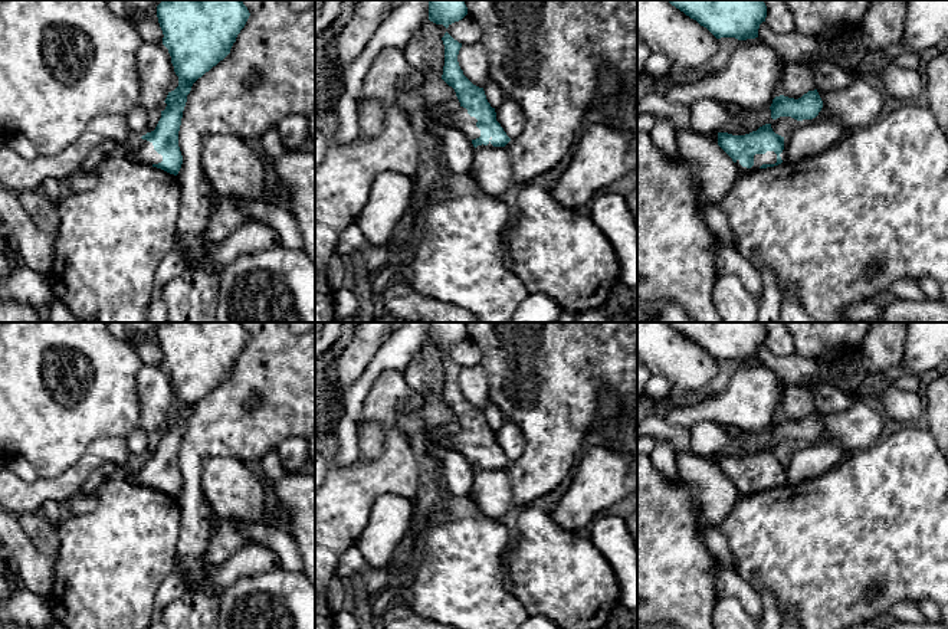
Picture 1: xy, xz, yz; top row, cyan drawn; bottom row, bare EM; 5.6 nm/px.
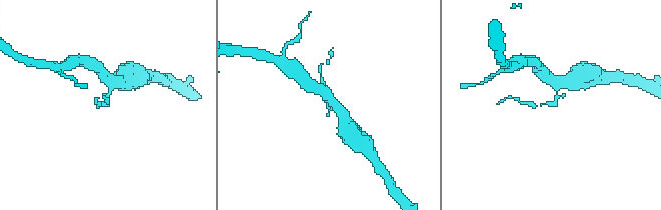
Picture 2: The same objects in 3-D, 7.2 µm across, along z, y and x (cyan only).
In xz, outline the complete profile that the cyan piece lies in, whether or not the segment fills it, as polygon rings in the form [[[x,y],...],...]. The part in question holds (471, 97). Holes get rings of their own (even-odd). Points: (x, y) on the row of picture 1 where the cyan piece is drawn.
[[[447,32],[442,40],[445,45],[442,79],[455,89],[460,105],[446,112],[440,109],[440,102],[432,104],[427,105],[427,112],[440,124],[463,131],[476,150],[491,145],[505,147],[511,138],[496,121],[495,108],[488,102],[483,88],[473,85],[459,66],[457,55],[462,43]]]

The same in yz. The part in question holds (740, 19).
[[[667,0],[716,39],[738,40],[758,37],[758,29],[767,17],[764,0]]]

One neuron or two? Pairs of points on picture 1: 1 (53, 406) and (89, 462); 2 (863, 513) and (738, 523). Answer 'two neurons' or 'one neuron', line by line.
1: two neurons
2: one neuron

